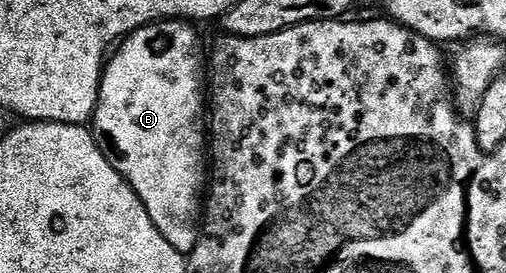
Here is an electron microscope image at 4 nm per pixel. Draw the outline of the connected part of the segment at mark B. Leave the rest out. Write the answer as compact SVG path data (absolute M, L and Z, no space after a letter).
M157 20L156 23L147 24L145 28L140 28L127 37L111 53L111 56L113 55L112 61L110 61L110 56L107 63L103 65L98 102L90 121L90 131L95 136L96 143L100 145L100 148L106 154L106 158L114 166L114 170L118 170L118 174L122 174L124 181L136 191L138 198L146 206L154 226L162 234L162 238L166 238L166 242L170 242L170 246L174 246L174 250L185 254L191 254L200 241L202 235L202 201L206 196L206 68L205 65L204 68L200 65L200 40L196 37L196 32L192 28L195 27L183 20Z

